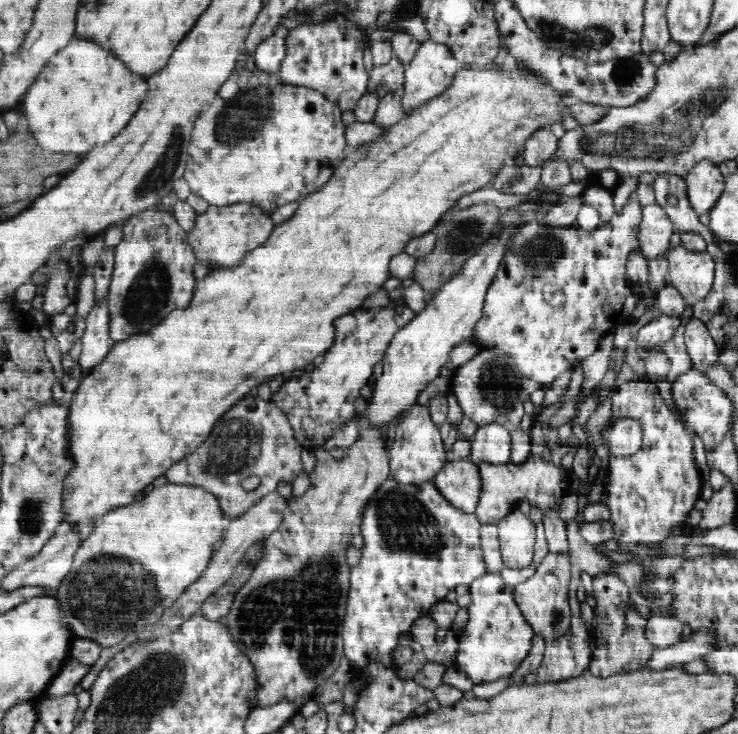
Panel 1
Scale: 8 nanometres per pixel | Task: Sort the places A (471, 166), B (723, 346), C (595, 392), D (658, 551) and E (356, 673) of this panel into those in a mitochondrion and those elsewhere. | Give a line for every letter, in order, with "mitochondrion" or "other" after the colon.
A: other
B: other
C: other
D: other
E: other

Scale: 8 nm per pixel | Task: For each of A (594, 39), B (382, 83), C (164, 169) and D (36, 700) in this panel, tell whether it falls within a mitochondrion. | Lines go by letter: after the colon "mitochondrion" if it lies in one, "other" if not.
A: mitochondrion
B: mitochondrion
C: mitochondrion
D: other

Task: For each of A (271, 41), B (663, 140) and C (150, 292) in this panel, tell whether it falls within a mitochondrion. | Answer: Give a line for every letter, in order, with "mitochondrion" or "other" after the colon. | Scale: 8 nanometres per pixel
A: other
B: mitochondrion
C: mitochondrion

